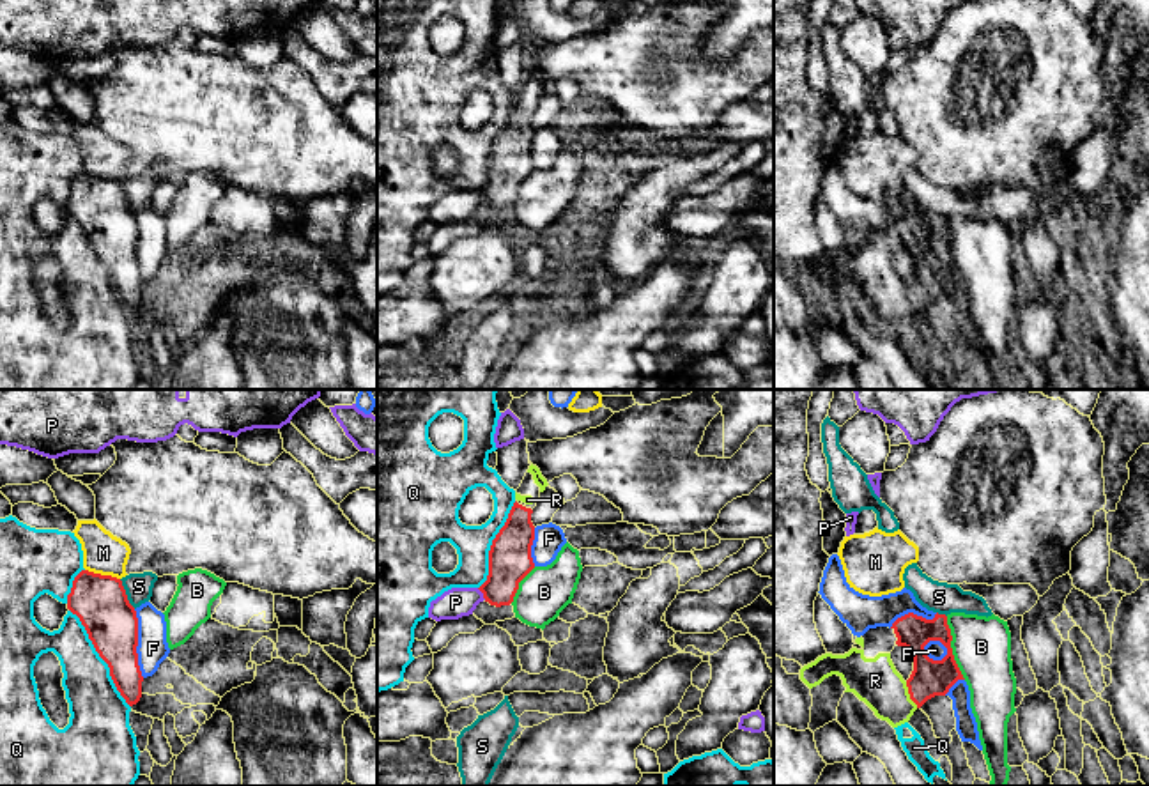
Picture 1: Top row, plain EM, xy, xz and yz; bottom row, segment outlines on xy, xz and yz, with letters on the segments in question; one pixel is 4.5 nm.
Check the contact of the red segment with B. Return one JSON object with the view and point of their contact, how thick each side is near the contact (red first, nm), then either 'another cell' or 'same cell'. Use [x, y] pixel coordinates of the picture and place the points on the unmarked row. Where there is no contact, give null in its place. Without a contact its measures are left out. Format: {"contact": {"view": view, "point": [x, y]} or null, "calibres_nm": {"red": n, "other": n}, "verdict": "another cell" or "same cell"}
{"contact": {"view": "yz", "point": [951, 252]}, "calibres_nm": {"red": 170, "other": 260}, "verdict": "another cell"}

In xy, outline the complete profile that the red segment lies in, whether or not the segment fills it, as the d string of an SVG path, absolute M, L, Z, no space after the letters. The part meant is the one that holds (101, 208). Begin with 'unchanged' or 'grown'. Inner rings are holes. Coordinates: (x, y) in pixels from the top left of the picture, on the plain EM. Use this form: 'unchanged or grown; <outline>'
unchanged; M81 173L67 198L67 212L85 230L99 260L108 267L110 280L129 310L142 301L138 269L138 221L129 207L122 184Z

